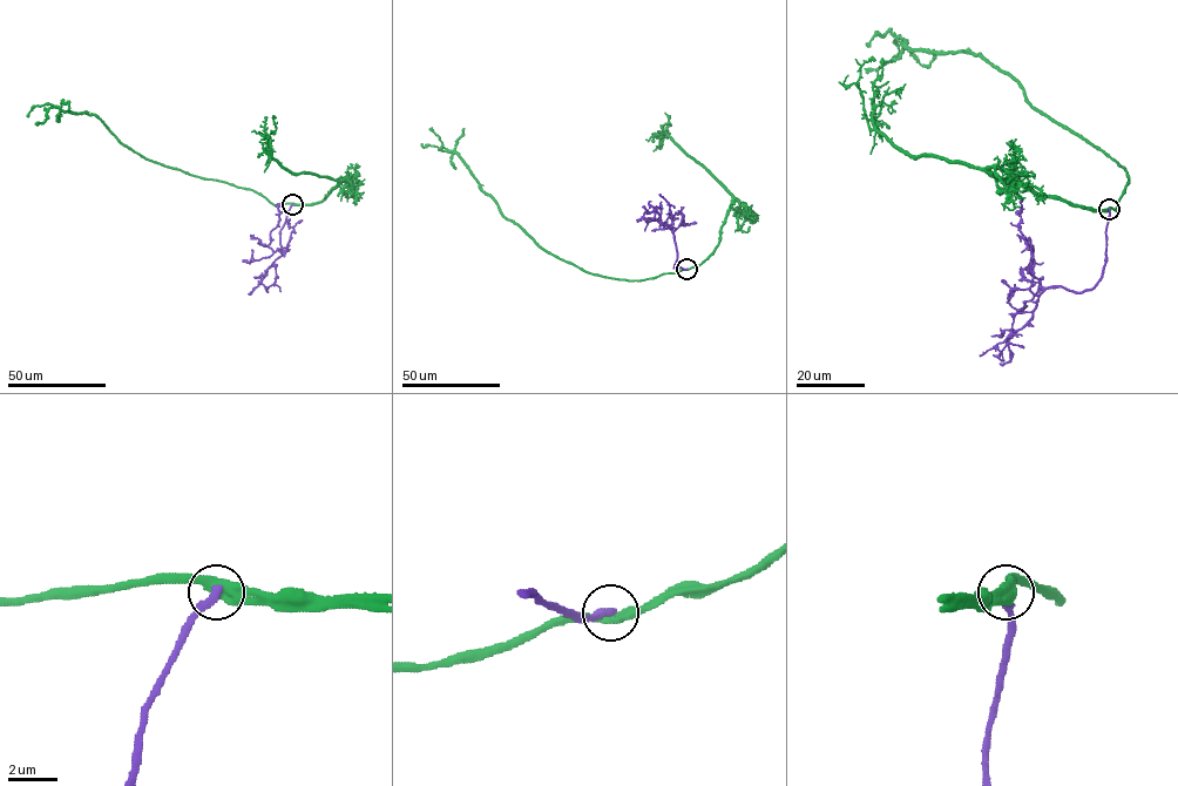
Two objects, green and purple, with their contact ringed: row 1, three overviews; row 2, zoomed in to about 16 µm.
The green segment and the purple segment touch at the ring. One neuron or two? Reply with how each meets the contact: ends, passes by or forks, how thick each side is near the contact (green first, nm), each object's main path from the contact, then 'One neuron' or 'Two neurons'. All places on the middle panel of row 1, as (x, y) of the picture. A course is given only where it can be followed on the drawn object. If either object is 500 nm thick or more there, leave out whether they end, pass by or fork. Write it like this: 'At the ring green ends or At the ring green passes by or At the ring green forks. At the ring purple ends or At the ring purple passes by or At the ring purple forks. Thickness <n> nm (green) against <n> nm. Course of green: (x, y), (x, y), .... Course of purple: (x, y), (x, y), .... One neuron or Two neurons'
At the ring green passes by. At the ring purple ends. Thickness 420 nm (green) against 360 nm. Course of green: (686, 269), (625, 280), (587, 272), (547, 253), (502, 215), (468, 165), (441, 149), (430, 128). Course of purple: (686, 269), (675, 266), (674, 234), (662, 229), (664, 223), (670, 225), (672, 217), (678, 218). Two neurons

